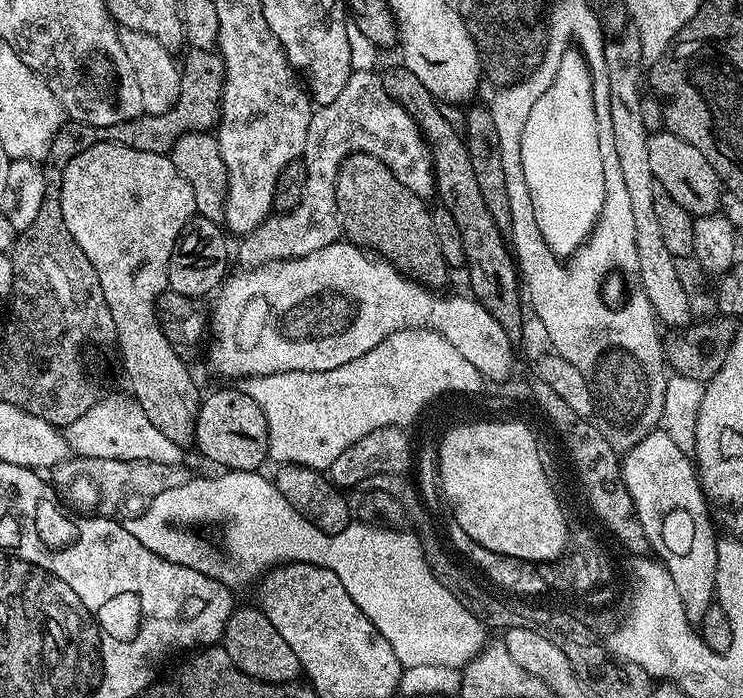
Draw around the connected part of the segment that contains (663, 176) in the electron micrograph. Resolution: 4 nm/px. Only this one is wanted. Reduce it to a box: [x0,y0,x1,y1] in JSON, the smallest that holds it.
[648,130,722,217]

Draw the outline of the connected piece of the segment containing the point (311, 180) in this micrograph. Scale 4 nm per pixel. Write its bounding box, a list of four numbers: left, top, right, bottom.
[239,71,436,266]

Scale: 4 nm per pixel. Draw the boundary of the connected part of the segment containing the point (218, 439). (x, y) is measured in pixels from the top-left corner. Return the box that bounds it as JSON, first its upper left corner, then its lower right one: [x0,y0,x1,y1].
[196,388,268,472]

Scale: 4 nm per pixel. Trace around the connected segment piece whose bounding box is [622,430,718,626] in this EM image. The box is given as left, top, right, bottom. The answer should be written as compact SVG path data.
M657 430L623 453L622 467L626 490L636 507L636 521L642 526L651 551L657 552L659 563L668 569L674 590L678 590L679 611L686 614L692 625L699 625L699 620L714 608L718 535L700 489L693 457L678 450L673 439Z

